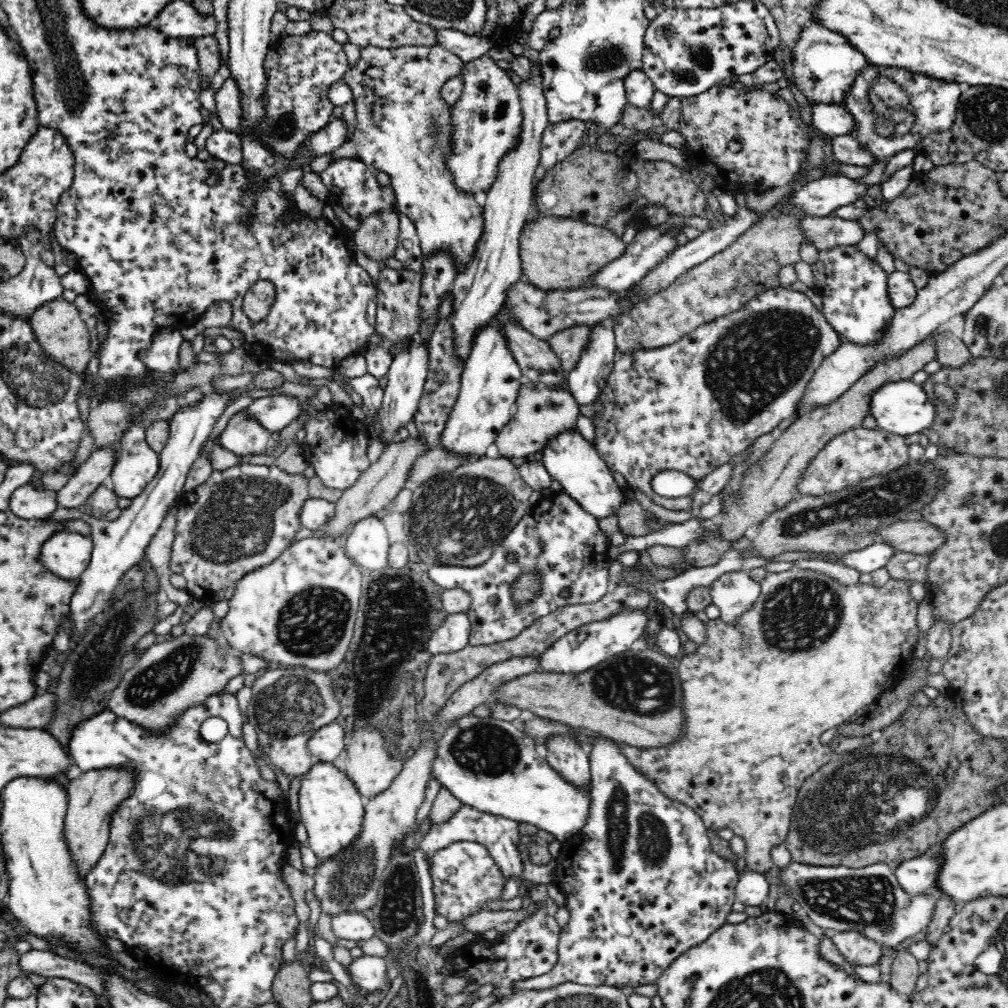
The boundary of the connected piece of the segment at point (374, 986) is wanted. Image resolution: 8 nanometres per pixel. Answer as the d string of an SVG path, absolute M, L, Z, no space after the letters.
M366 954L352 957L346 968L352 984L366 990L367 993L389 988L386 972L388 968L383 957Z

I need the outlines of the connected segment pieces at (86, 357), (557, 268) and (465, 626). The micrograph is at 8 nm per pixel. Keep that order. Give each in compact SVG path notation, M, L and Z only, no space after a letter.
M63 297L47 302L34 312L29 324L36 341L42 347L42 354L46 354L56 361L58 366L62 365L72 373L85 373L86 366L90 362L90 336L86 329L85 318L73 303L67 302Z
M540 216L527 222L519 242L523 276L542 290L578 289L578 286L588 284L590 276L598 268L622 256L627 248L610 229L554 216Z
M466 613L447 615L444 622L430 634L428 651L432 655L456 653L468 646L470 621Z

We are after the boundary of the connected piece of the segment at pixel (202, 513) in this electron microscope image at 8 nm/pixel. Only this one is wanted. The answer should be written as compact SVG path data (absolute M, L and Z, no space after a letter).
M240 463L238 466L228 468L228 470L212 470L212 474L208 476L206 482L199 484L188 491L178 500L177 512L175 515L174 529L174 546L172 546L172 558L170 561L171 573L182 574L187 581L185 590L189 592L193 599L201 600L205 603L222 602L229 600L234 592L236 583L249 572L255 571L257 568L270 564L276 560L282 553L284 548L289 546L292 538L296 536L296 532L301 529L300 526L300 508L304 504L304 500L308 500L308 490L306 489L306 477L299 475L290 475L276 466L264 466L248 463Z

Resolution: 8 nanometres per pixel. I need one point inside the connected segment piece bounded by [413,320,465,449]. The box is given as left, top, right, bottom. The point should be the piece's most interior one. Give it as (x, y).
(442, 385)

